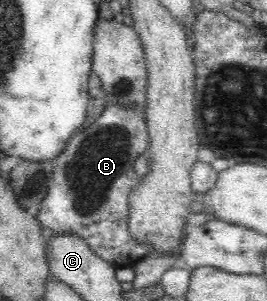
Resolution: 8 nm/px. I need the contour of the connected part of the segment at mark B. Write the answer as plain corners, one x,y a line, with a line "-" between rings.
108,104
95,123
87,125
87,129
71,136
70,143
57,157
52,186
41,201
35,219
43,229
50,229
56,235
70,233
80,237
95,252
97,257
115,268
132,266
137,260
150,253
150,247
137,243
127,229
128,209
127,192
140,176
133,169
133,161
146,151
148,135
145,127
144,113
139,105
121,106

